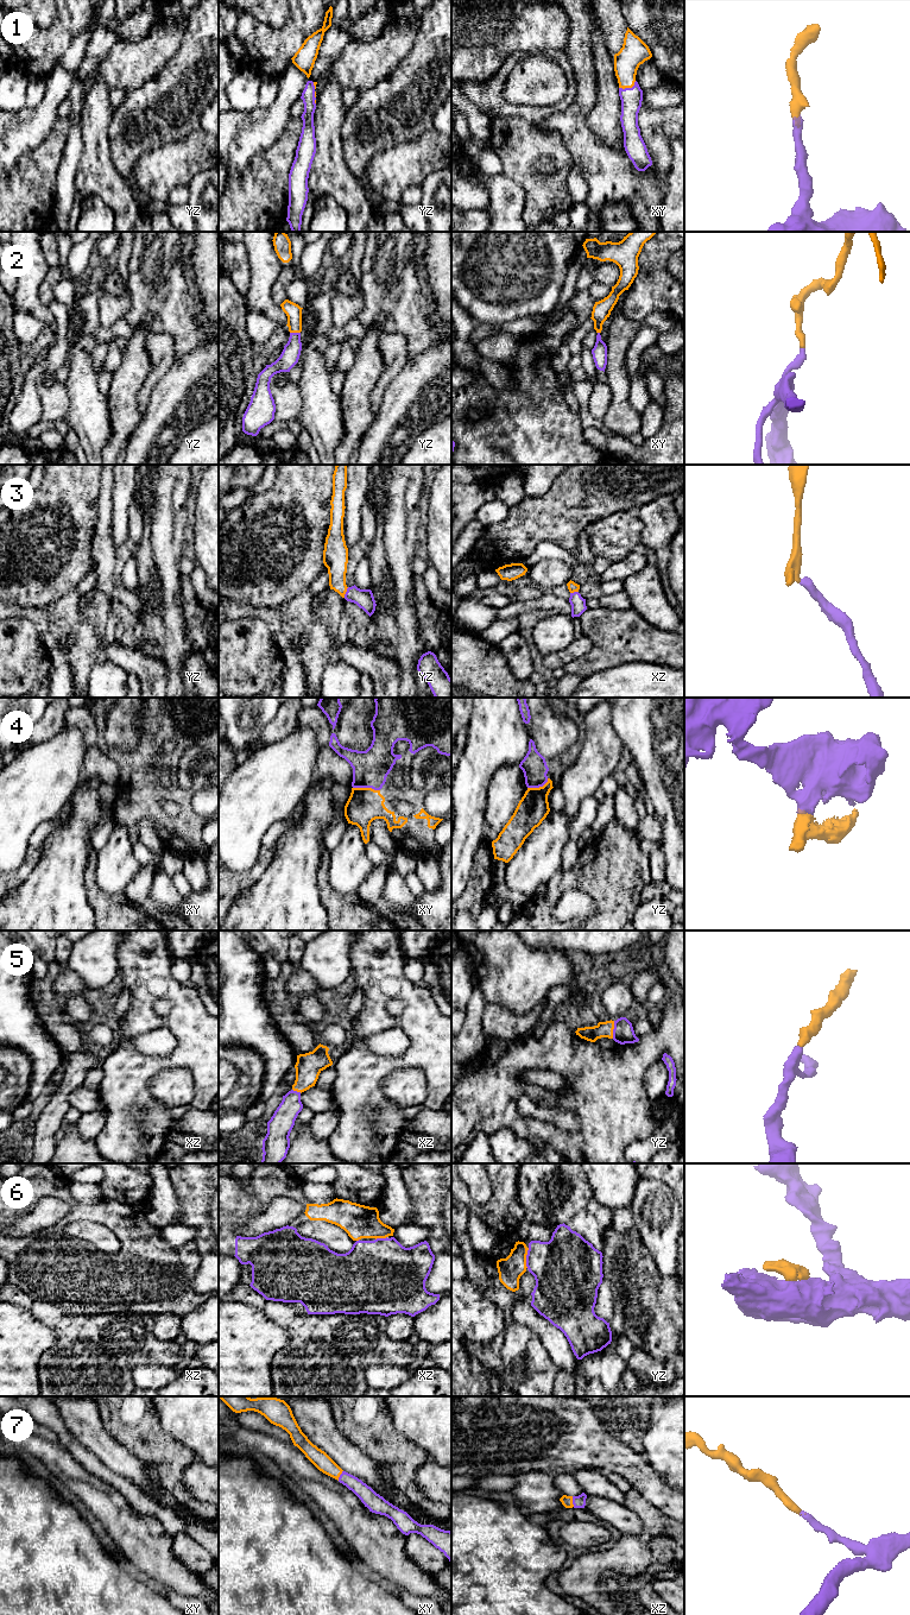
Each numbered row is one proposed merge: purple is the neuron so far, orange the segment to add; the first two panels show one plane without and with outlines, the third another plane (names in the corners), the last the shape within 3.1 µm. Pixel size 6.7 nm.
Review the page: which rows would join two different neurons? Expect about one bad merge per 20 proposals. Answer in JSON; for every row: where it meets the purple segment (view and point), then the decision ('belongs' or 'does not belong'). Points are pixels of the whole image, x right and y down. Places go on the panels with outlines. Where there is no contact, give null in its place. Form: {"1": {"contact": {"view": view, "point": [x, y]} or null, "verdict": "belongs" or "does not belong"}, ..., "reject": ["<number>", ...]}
{"1": {"contact": {"view": "xy", "point": [627, 88]}, "verdict": "belongs"}, "2": {"contact": {"view": "yz", "point": [295, 333]}, "verdict": "belongs"}, "3": {"contact": {"view": "yz", "point": [346, 592]}, "verdict": "belongs"}, "4": {"contact": {"view": "xy", "point": [366, 787]}, "verdict": "belongs"}, "5": {"contact": {"view": "yz", "point": [613, 1029]}, "verdict": "belongs"}, "6": {"contact": {"view": "yz", "point": [526, 1257]}, "verdict": "belongs"}, "7": {"contact": {"view": "xz", "point": [573, 1501]}, "verdict": "belongs"}, "reject": []}

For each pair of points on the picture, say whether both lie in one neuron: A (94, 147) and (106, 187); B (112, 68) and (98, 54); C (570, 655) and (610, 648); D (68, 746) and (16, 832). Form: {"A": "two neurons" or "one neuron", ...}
{"A": "one neuron", "B": "two neurons", "C": "two neurons", "D": "one neuron"}

